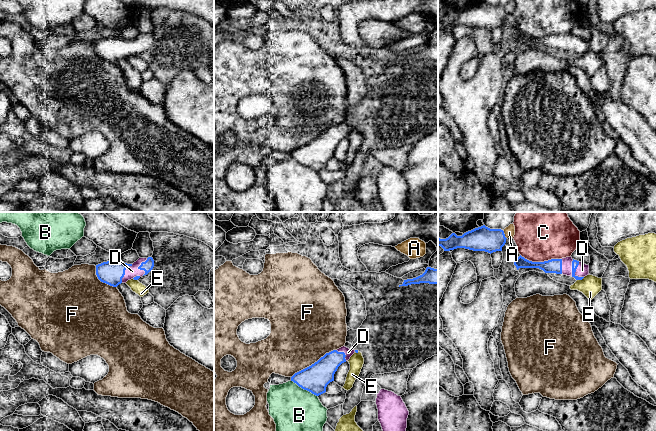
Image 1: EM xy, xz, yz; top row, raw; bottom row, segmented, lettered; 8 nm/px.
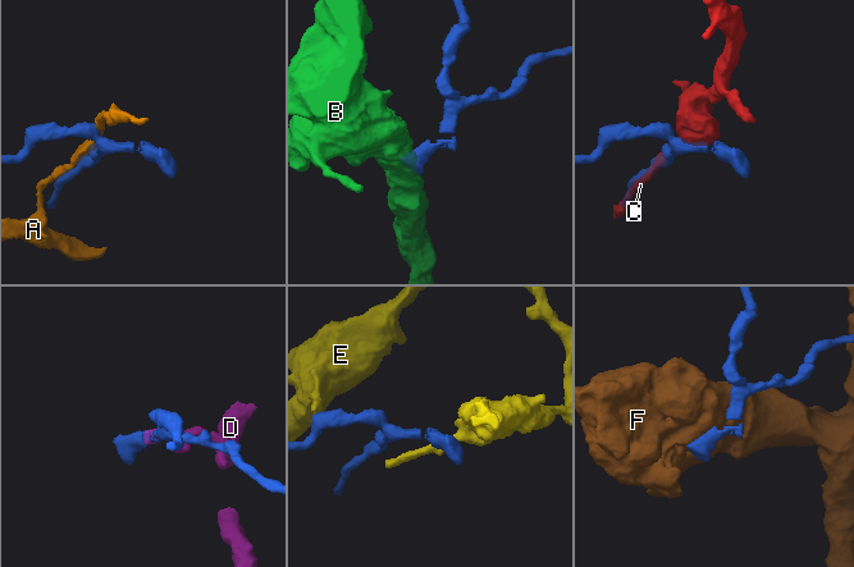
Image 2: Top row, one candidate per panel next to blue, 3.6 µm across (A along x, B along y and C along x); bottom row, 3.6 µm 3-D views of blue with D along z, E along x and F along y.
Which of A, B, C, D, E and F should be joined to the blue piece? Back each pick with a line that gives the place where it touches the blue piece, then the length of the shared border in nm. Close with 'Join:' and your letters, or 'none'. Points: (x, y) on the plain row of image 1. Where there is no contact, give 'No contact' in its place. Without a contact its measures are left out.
D: Touches blue at xy (138, 43). Shared border 150 nm
Join: D

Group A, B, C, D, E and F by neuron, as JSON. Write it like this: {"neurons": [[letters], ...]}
{"neurons": [["A"], ["B"], ["C"], ["D"], ["E"], ["F"]]}

